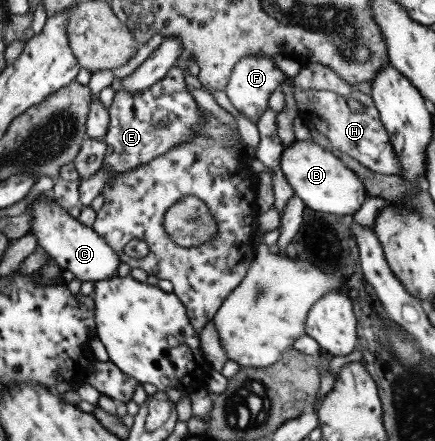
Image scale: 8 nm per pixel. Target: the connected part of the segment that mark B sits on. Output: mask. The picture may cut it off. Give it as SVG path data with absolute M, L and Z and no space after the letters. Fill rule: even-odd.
M296 140L290 146L285 146L280 159L280 169L284 177L305 207L339 216L354 215L368 199L366 188L358 175L348 169L340 158L324 150L316 142Z

